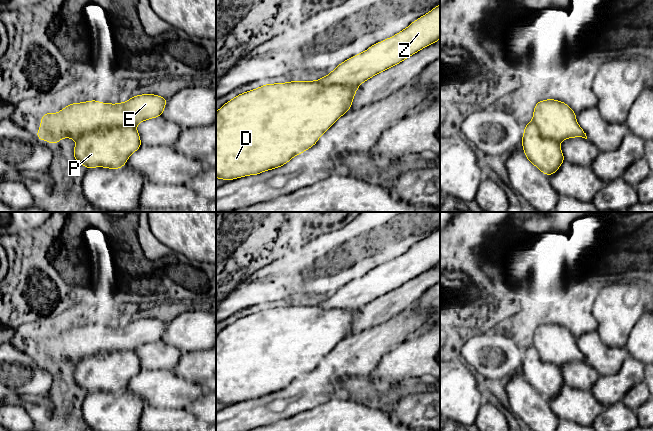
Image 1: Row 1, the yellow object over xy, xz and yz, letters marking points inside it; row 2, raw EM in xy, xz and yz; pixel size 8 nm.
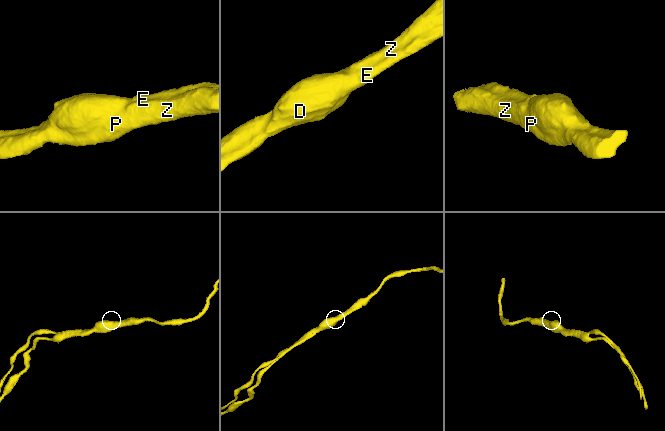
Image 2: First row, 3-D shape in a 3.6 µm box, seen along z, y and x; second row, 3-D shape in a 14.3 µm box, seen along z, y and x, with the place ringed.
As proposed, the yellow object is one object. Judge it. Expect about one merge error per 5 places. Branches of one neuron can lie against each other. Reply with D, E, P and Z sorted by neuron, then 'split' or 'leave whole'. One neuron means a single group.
D E / P Z | split

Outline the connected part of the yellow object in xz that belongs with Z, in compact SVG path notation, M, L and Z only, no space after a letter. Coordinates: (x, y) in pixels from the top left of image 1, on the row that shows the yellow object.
M440 4L430 12L413 21L407 28L396 35L373 44L366 51L351 57L339 64L327 76L318 79L324 85L345 85L359 86L363 82L372 78L390 67L404 61L409 56L414 55L421 49L435 43L440 39Z

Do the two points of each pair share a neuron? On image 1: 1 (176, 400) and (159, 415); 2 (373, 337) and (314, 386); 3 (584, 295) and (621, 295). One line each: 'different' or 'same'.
1: different
2: same
3: different

